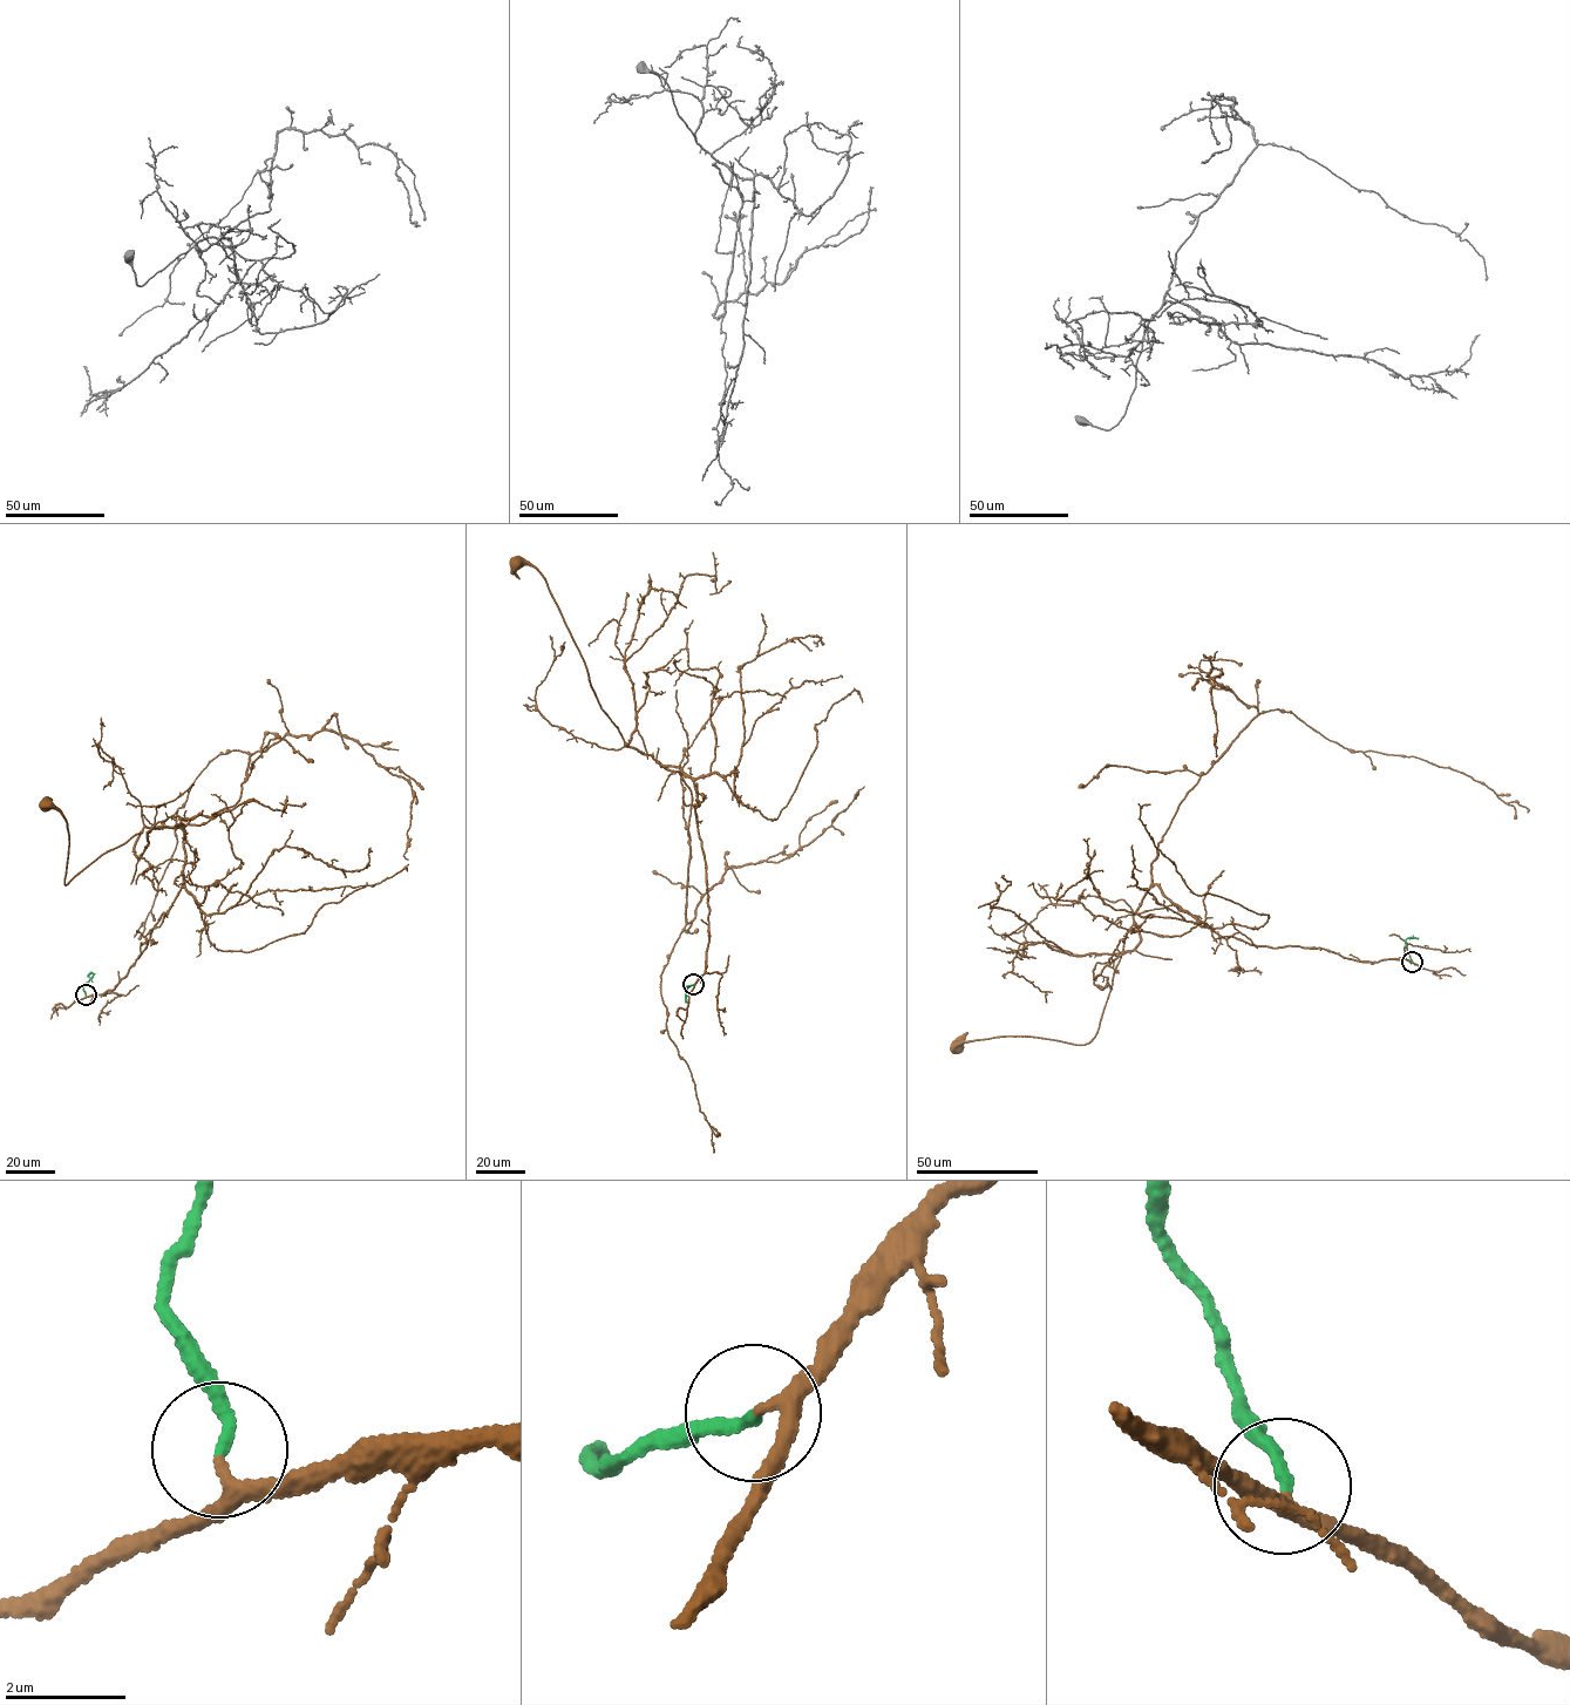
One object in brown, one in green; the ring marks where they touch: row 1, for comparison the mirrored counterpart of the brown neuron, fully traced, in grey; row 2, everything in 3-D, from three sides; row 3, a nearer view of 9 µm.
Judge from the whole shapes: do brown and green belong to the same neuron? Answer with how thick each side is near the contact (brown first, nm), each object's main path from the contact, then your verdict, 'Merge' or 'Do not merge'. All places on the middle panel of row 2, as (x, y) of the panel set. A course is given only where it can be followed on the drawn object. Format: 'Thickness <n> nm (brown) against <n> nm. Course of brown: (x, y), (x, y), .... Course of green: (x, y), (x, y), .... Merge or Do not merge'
Thickness 200 nm (brown) against 200 nm. Course of brown: (693, 984), (705, 972), (709, 938), (693, 779), (626, 746), (602, 707), (546, 581), (516, 559). Course of green: (693, 985), (686, 986), (687, 1002). Merge

